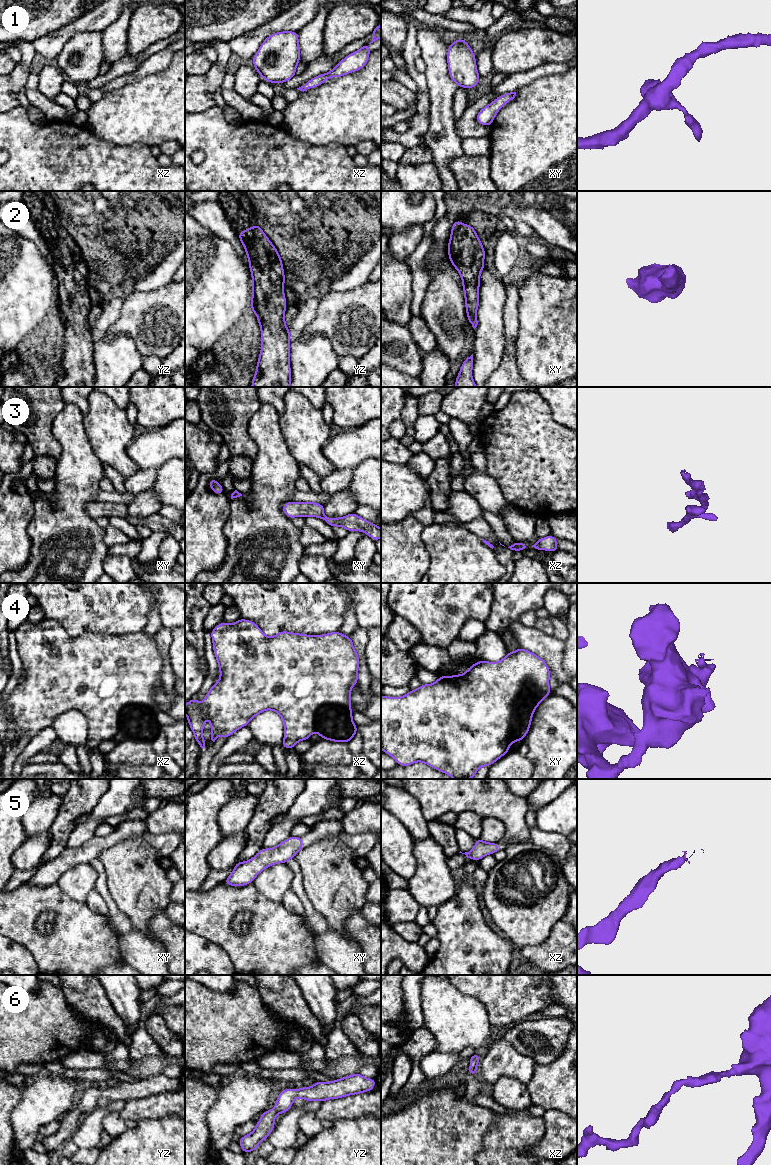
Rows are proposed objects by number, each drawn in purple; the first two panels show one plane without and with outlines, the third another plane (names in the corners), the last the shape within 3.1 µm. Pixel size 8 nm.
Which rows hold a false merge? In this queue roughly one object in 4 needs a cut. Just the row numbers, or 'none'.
4

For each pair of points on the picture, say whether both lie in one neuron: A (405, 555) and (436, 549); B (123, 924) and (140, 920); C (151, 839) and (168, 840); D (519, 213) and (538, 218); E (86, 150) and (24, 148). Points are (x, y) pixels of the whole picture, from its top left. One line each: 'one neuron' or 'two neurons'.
A: two neurons
B: two neurons
C: one neuron
D: one neuron
E: one neuron

